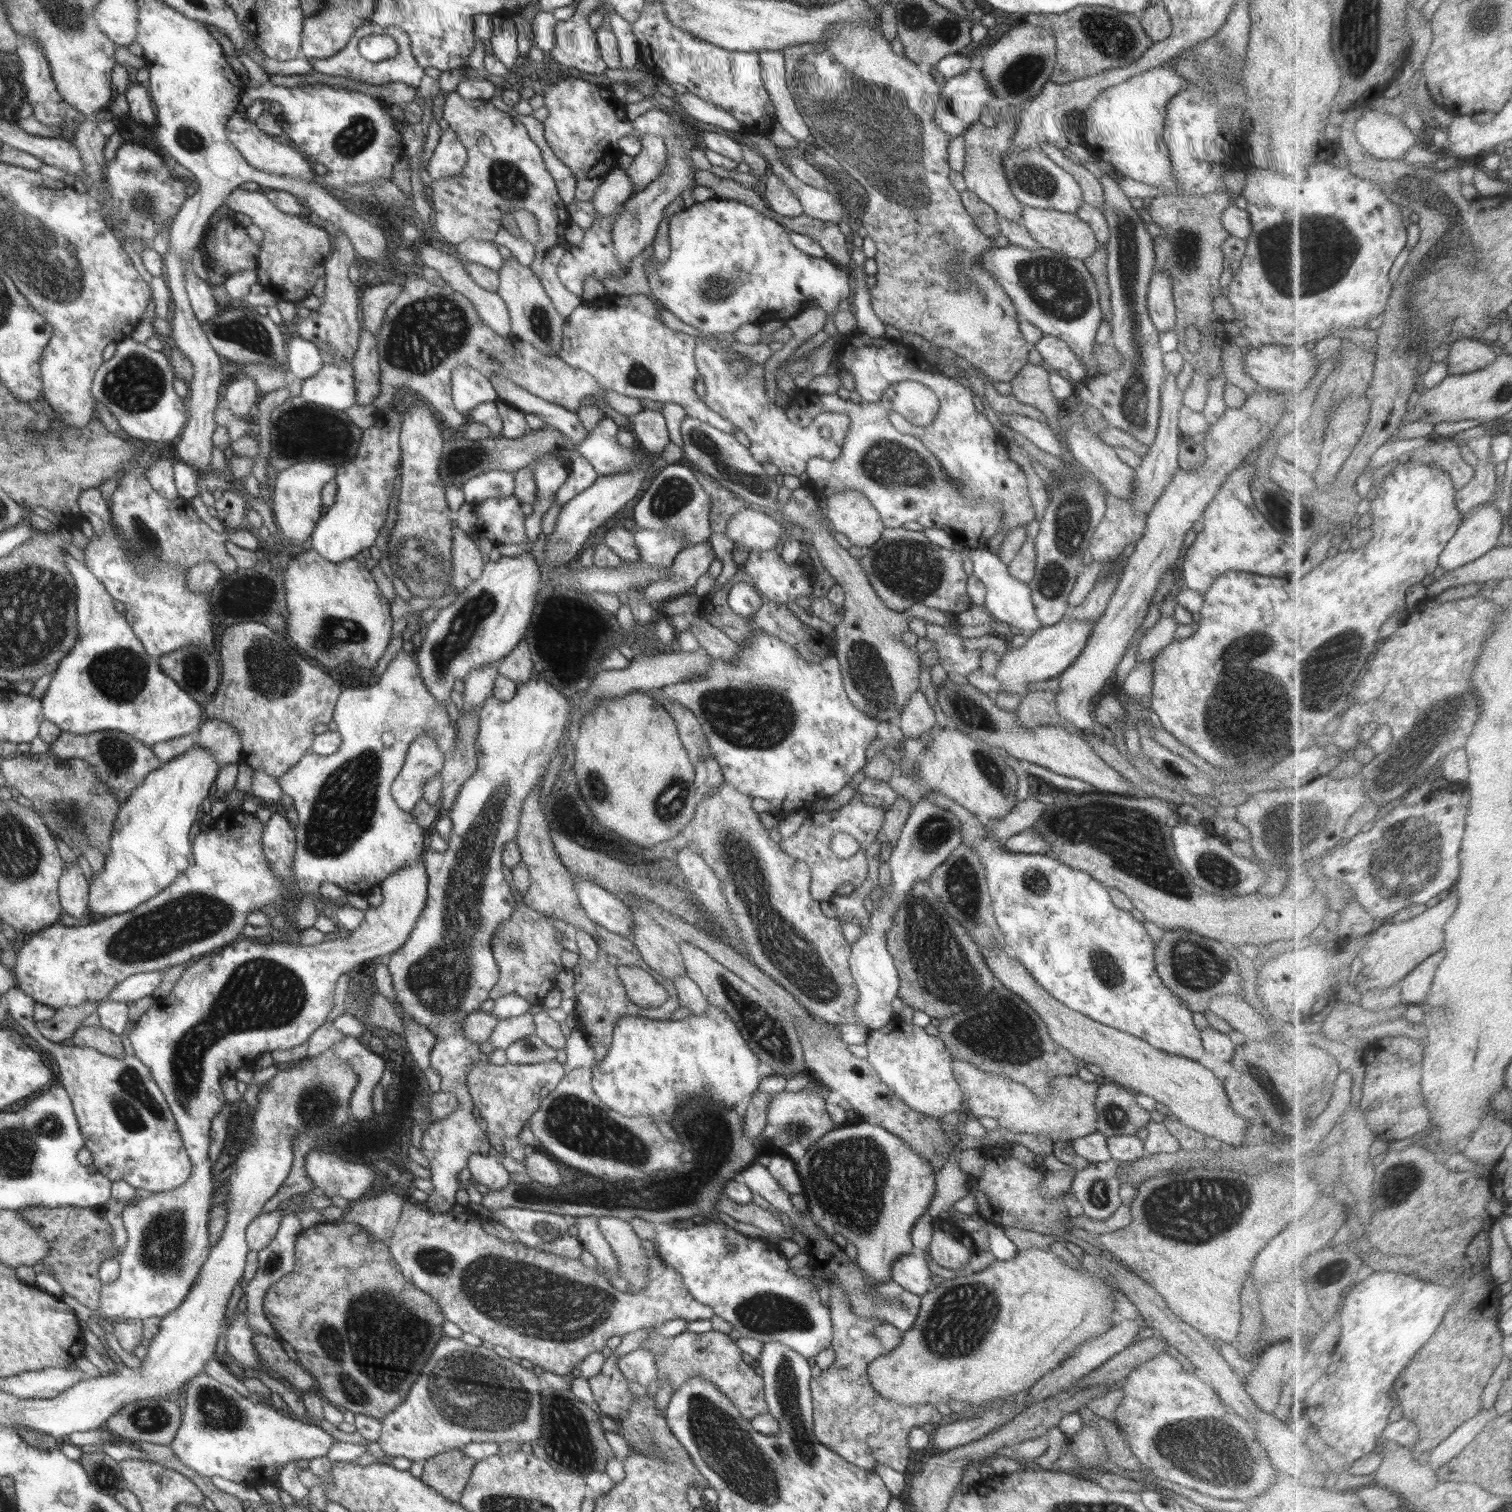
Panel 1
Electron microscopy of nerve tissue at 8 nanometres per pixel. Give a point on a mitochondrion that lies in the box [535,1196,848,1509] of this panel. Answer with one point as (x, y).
(724, 1443)

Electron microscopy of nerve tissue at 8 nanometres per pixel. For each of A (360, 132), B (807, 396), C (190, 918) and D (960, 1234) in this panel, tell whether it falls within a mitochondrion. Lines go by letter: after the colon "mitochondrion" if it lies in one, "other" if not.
A: mitochondrion
B: other
C: mitochondrion
D: other

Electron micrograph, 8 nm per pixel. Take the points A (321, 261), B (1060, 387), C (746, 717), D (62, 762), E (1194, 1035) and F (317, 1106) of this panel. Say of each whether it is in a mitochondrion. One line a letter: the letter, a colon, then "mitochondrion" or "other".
A: other
B: other
C: mitochondrion
D: other
E: other
F: mitochondrion

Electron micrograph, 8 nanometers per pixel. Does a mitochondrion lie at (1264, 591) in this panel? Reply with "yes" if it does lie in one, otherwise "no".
no

